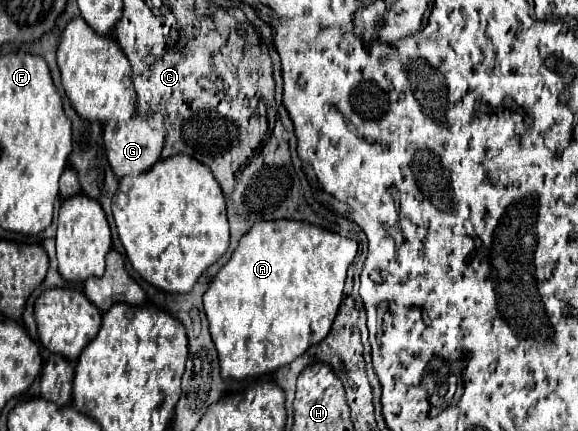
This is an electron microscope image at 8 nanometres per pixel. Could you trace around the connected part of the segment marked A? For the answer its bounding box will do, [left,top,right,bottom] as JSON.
[203,221,357,381]

